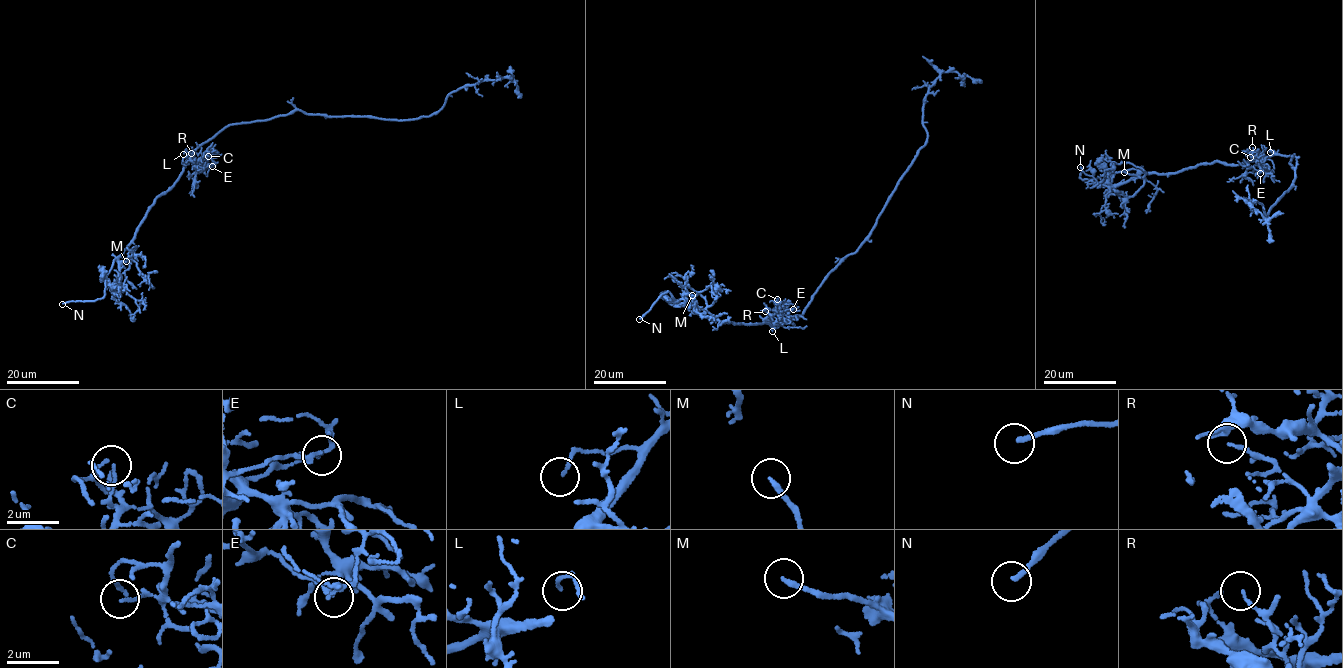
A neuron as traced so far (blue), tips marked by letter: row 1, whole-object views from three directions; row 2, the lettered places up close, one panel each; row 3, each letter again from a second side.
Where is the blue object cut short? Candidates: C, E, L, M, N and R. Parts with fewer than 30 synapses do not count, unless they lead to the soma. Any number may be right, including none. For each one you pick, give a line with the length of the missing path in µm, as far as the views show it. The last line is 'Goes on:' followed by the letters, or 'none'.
M: Missing length about 20 µm
N: Missing length about 15 µm
Goes on: M, N

